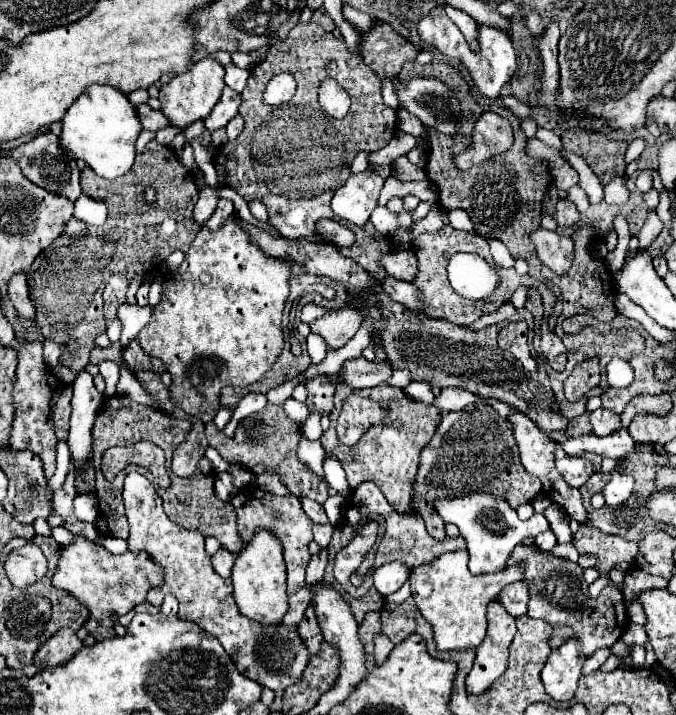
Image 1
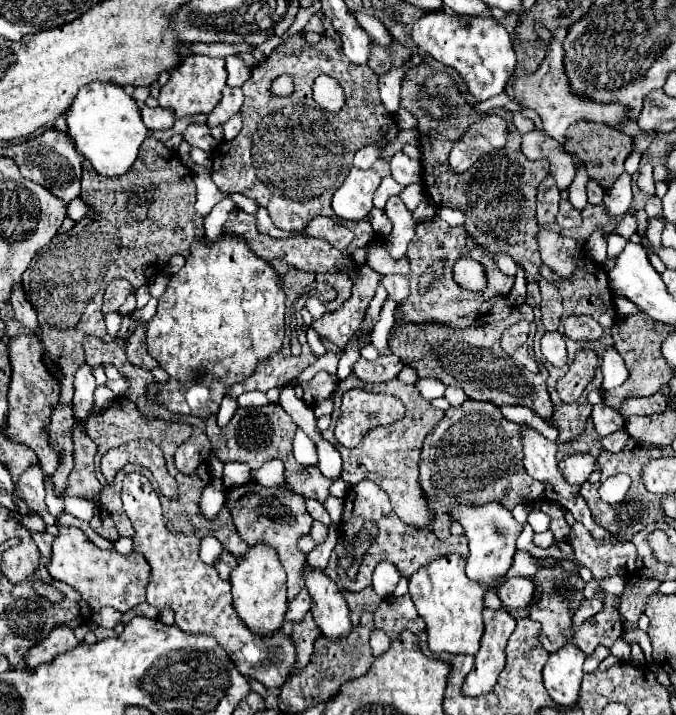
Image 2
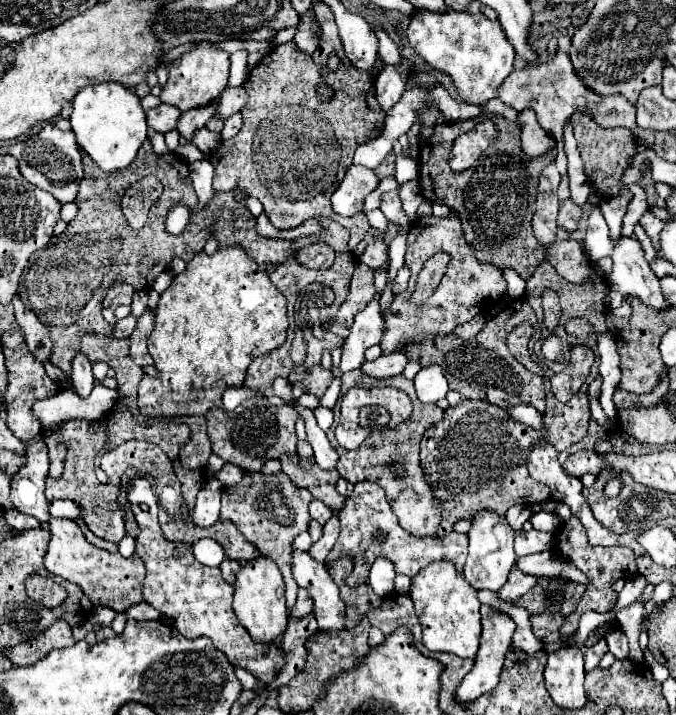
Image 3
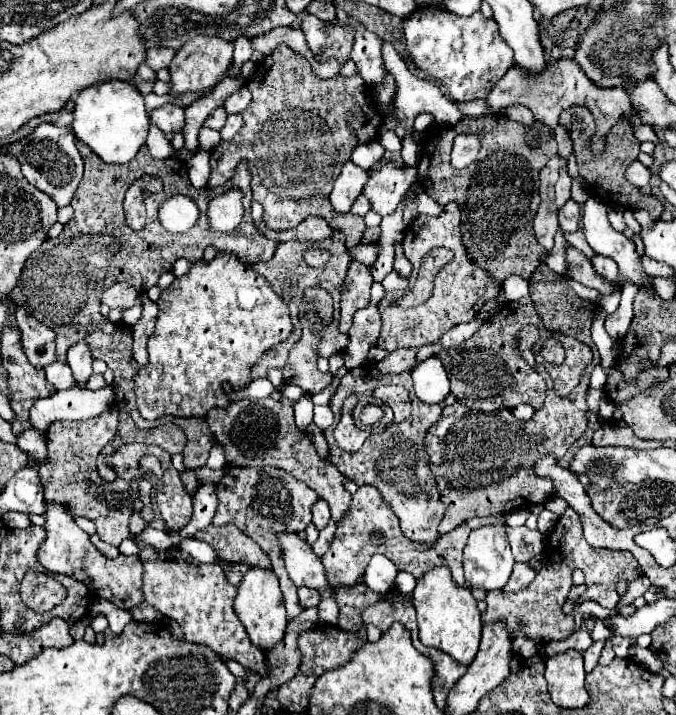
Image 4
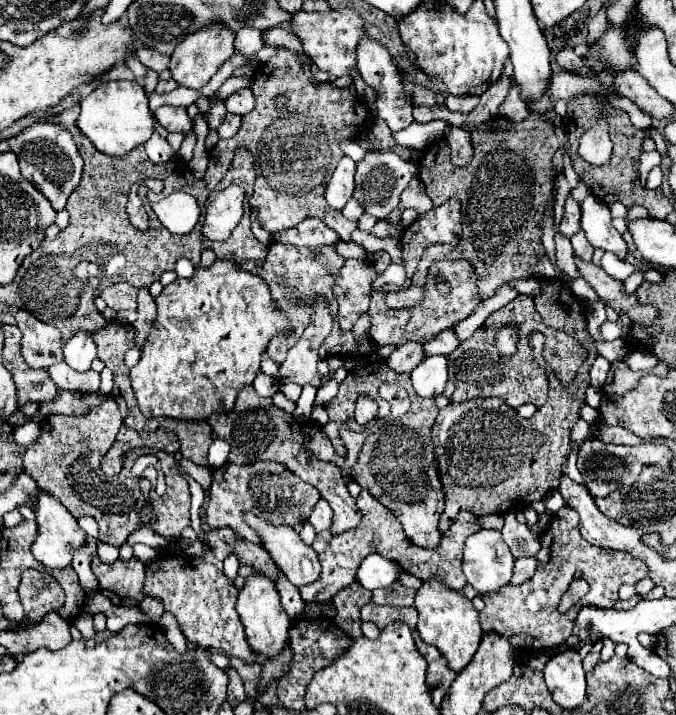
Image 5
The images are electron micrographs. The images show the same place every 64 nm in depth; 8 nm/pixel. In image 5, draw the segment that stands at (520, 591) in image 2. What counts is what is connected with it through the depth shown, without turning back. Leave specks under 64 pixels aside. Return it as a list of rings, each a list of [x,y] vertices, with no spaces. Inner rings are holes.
[[[520,558],[516,560],[516,566],[514,566],[514,576],[510,580],[512,586],[518,586],[522,582],[526,582],[534,572],[536,572],[536,558]]]

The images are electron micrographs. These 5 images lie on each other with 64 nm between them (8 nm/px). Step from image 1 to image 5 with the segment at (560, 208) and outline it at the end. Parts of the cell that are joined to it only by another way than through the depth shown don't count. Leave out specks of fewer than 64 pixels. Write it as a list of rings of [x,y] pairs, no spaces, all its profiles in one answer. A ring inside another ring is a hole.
[[[568,198],[564,206],[564,218],[560,222],[560,232],[566,238],[572,238],[572,234],[576,234],[578,230],[580,230],[580,204],[574,198]]]

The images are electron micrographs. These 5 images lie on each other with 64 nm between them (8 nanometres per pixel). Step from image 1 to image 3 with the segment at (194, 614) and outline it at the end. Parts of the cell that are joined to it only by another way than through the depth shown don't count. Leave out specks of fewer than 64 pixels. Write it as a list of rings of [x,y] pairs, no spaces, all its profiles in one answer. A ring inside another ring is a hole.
[[[136,476],[126,486],[126,502],[140,526],[140,534],[136,538],[135,553],[146,564],[146,580],[144,580],[144,600],[154,606],[160,614],[174,620],[174,626],[180,634],[188,638],[208,636],[218,650],[222,650],[234,666],[248,670],[256,676],[264,686],[274,682],[278,672],[286,666],[282,648],[276,642],[254,642],[246,628],[238,622],[232,610],[232,592],[234,588],[222,580],[220,568],[210,568],[200,564],[192,554],[192,544],[188,542],[170,542],[162,534],[158,524],[158,498],[144,476]]]

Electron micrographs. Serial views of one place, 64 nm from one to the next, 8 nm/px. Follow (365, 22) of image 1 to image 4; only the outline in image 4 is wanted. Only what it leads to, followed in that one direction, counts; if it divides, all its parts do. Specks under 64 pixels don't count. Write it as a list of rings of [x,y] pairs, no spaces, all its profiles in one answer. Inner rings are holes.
[[[386,42],[382,44],[382,60],[384,60],[386,70],[390,70],[390,72],[394,74],[396,84],[398,84],[398,92],[396,92],[396,100],[394,100],[394,112],[388,116],[388,120],[384,120],[386,130],[392,130],[392,132],[394,132],[394,130],[398,128],[398,124],[402,124],[404,130],[406,130],[406,134],[410,134],[412,124],[414,124],[414,118],[416,118],[420,112],[430,112],[430,114],[436,118],[436,124],[452,124],[452,126],[454,126],[454,124],[458,124],[458,122],[464,118],[464,114],[460,112],[460,108],[458,108],[434,82],[416,78],[416,76],[408,70],[404,58],[402,58],[394,48],[390,48],[390,44],[386,44]],[[372,140],[368,144],[360,144],[354,148],[352,162],[370,170],[374,164],[378,164],[384,158],[384,152],[386,152],[386,148],[378,140]]]

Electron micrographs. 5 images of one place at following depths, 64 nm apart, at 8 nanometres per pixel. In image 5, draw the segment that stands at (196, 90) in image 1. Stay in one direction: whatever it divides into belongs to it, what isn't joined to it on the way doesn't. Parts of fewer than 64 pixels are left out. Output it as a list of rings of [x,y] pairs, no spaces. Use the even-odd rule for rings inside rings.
[[[206,26],[202,30],[198,30],[196,34],[192,34],[190,38],[186,38],[180,46],[176,46],[176,50],[172,52],[170,58],[170,72],[172,78],[178,82],[178,86],[184,88],[202,88],[210,82],[210,78],[220,70],[220,66],[234,54],[234,34],[228,30],[228,26]]]

